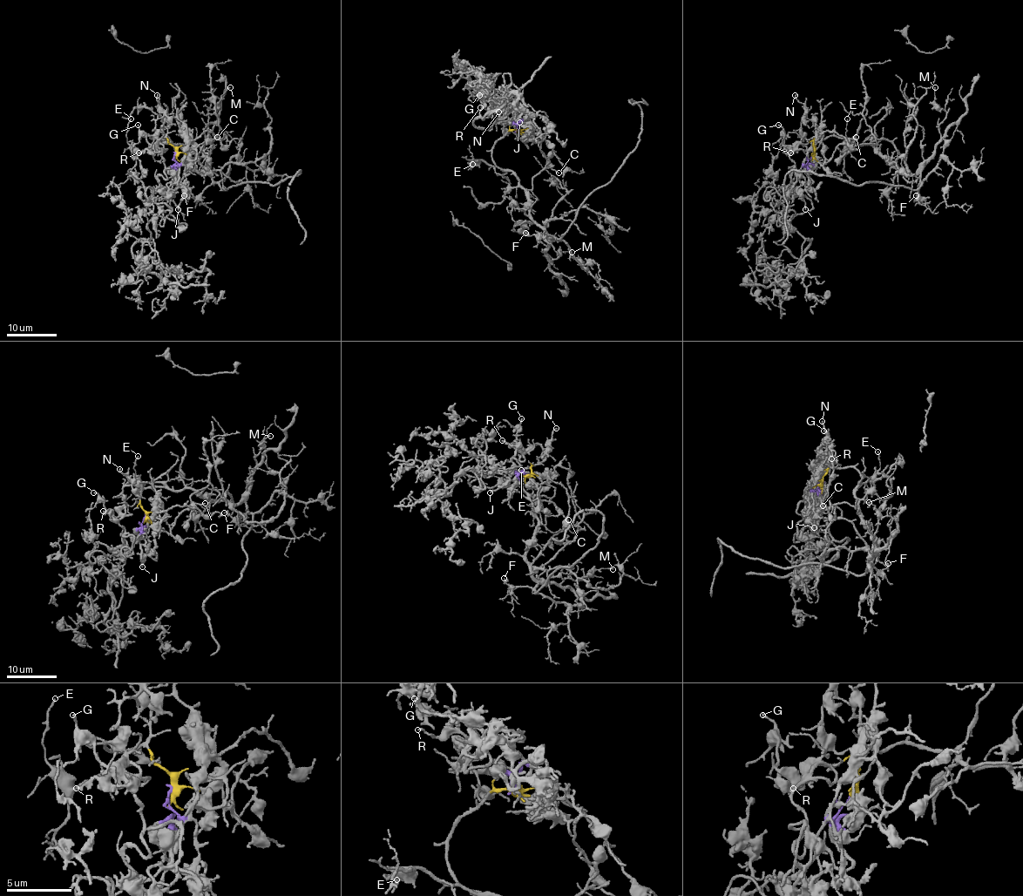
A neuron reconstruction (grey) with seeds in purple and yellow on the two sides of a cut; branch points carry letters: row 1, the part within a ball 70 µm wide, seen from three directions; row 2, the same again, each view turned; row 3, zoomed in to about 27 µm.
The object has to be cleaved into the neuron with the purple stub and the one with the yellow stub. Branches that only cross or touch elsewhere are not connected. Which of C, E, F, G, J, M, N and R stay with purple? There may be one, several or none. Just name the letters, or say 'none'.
C, G, J, N, R

